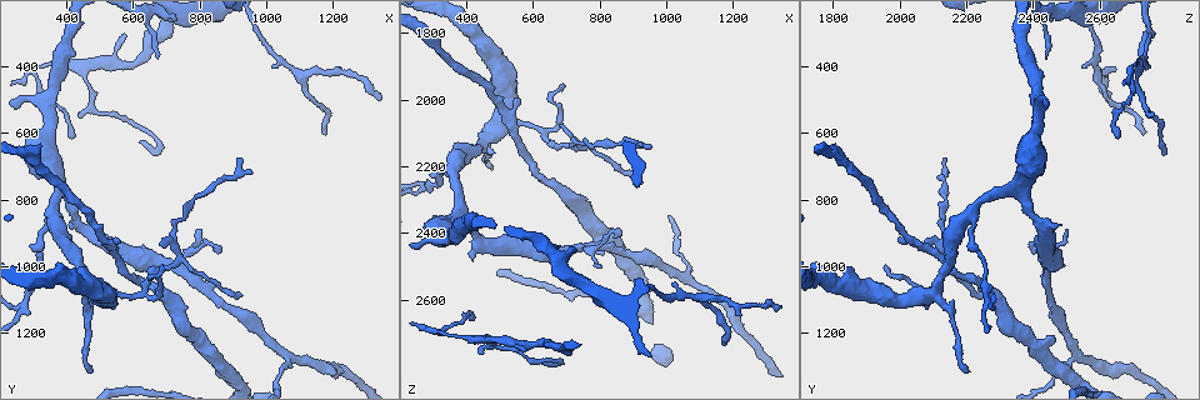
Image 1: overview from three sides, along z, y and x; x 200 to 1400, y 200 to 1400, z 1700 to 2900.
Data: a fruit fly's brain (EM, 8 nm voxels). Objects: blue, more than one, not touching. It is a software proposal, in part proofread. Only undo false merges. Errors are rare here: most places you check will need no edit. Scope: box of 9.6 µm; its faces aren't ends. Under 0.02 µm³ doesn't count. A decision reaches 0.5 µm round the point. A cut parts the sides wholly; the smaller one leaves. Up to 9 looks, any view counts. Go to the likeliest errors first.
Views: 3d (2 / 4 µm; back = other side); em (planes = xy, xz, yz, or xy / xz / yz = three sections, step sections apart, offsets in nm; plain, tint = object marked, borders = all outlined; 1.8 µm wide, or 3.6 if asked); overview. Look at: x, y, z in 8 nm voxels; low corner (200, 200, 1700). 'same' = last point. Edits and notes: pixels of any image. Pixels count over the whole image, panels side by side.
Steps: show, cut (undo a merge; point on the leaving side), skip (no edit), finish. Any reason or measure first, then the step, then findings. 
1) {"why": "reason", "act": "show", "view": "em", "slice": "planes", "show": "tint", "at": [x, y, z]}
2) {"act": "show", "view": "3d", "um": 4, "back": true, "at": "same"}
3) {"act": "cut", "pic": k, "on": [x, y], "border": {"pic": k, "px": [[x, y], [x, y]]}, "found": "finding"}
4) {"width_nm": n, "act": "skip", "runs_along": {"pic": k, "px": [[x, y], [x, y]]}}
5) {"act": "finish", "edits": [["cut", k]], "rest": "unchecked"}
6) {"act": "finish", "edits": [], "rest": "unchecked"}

{"why": "four-way junction", "act": "show", "view": "em", "slice": "xy", "step": 4, "show": "tint", "at": [520, 1090, 2070]}

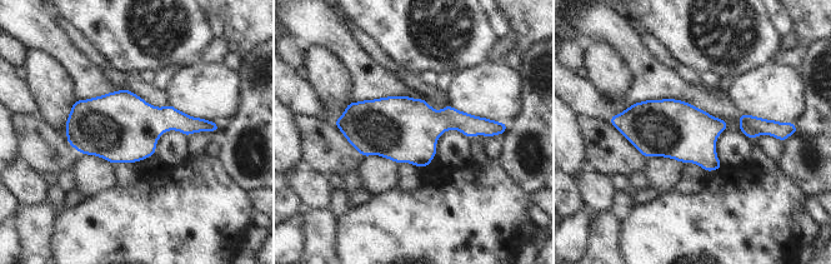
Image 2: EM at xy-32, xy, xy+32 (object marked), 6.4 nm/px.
{"act": "skip", "found": "continuous, no second neuron"}

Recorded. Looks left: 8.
{"why": "branch point", "act": "show", "view": "3d", "um": 4, "at": [380, 730, 2380]}

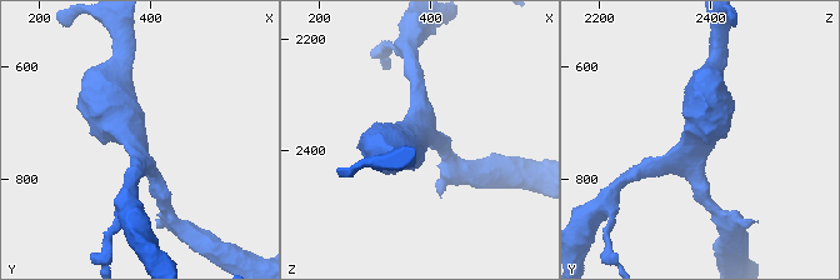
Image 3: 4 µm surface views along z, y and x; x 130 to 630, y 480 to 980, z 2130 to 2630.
{"arms": 3, "arm_widths_nm": [220, 220, 700], "why": "need the tissue", "act": "show", "view": "em", "um": 3.6, "slice": "planes", "show": "tint", "at": [365, 730, 2380]}

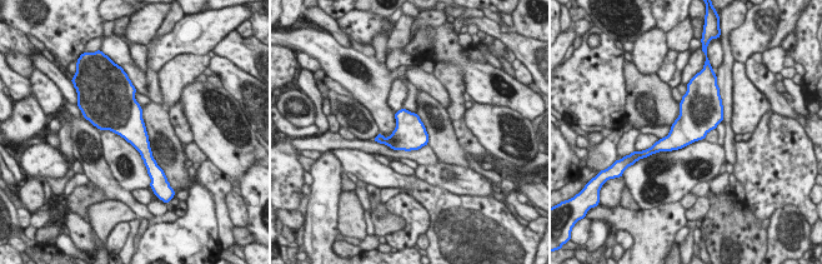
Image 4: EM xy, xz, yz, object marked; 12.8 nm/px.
{"act": "skip", "found": "one neuron here"}

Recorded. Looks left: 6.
{"why": "narrows sharply", "act": "show", "view": "3d", "um": 2, "at": [280, 1100, 2250]}

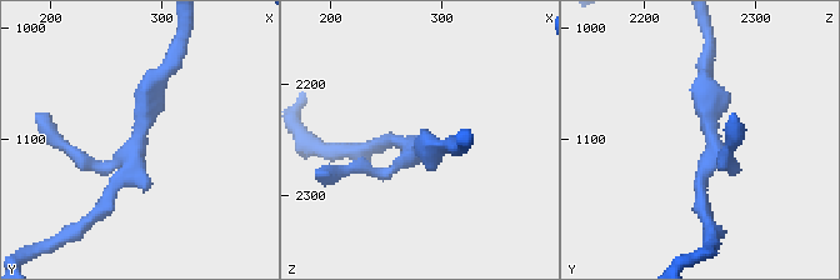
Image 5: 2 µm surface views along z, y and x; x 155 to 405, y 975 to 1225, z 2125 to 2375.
{"why": "shape alone is not enough", "act": "show", "view": "em", "slice": "planes", "show": "tint", "at": [282, 1100, 2260]}

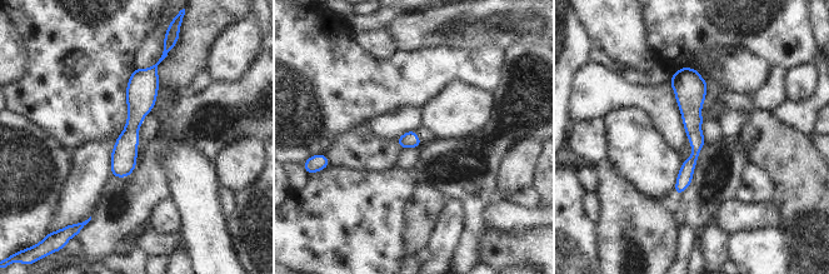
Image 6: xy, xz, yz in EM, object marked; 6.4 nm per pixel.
{"act": "skip", "runs_along": {"pic": 6, "px": [[684, 70], [695, 153], [678, 189]]}, "found": "all the same neuron"}

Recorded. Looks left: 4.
{"why": "sudden change in width", "act": "show", "view": "em", "slice": "planes", "show": "tint", "at": [1070, 1260, 2540]}

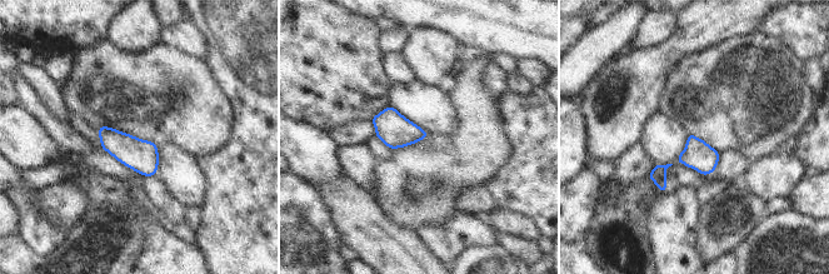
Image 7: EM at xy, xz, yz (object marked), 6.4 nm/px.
{"width_nm": 190, "act": "skip", "found": "one neuron here"}

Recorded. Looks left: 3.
{"act": "finish", "edits": [], "rest": "unchecked"}

